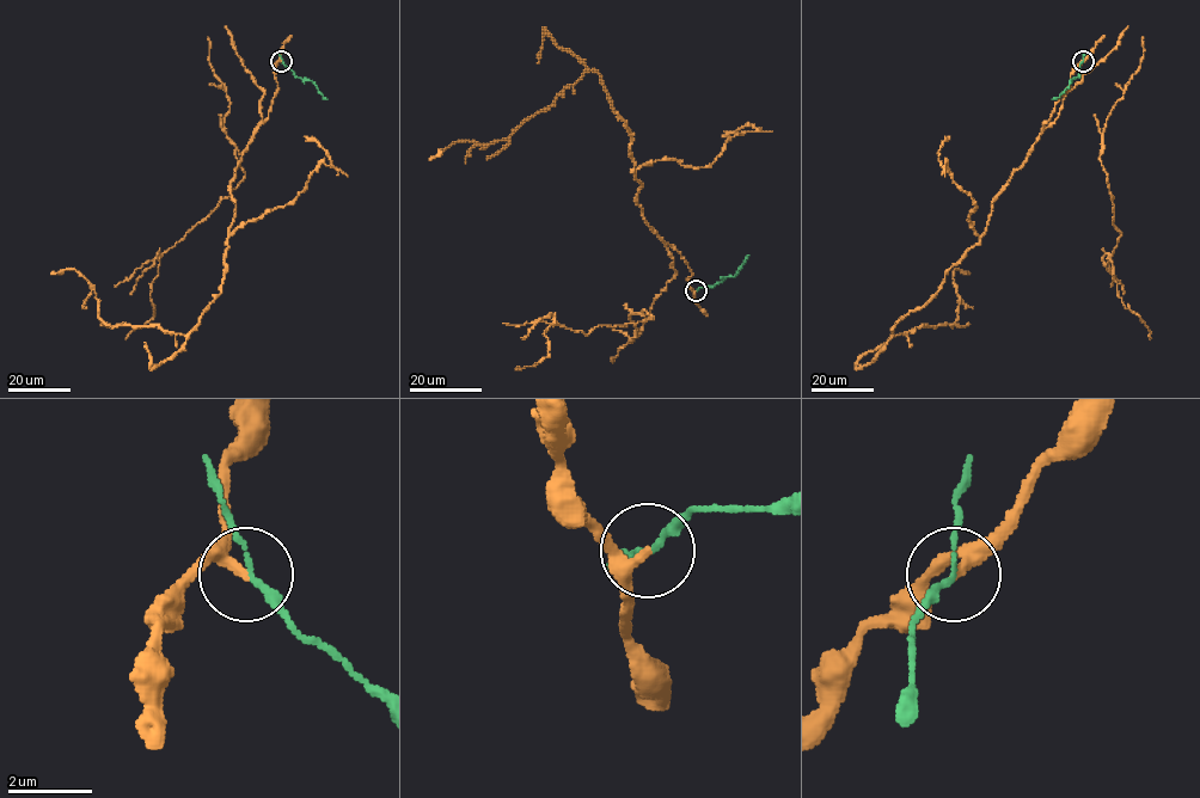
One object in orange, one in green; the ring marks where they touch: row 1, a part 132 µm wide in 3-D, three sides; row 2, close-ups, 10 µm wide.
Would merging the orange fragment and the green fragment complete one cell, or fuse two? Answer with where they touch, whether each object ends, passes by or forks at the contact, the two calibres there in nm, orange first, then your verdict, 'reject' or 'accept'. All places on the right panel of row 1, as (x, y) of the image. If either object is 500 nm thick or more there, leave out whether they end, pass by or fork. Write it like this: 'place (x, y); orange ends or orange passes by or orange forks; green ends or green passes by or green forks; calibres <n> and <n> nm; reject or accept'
place (1083, 61); orange passes by; green passes by; calibres 200 and 170 nm; reject

